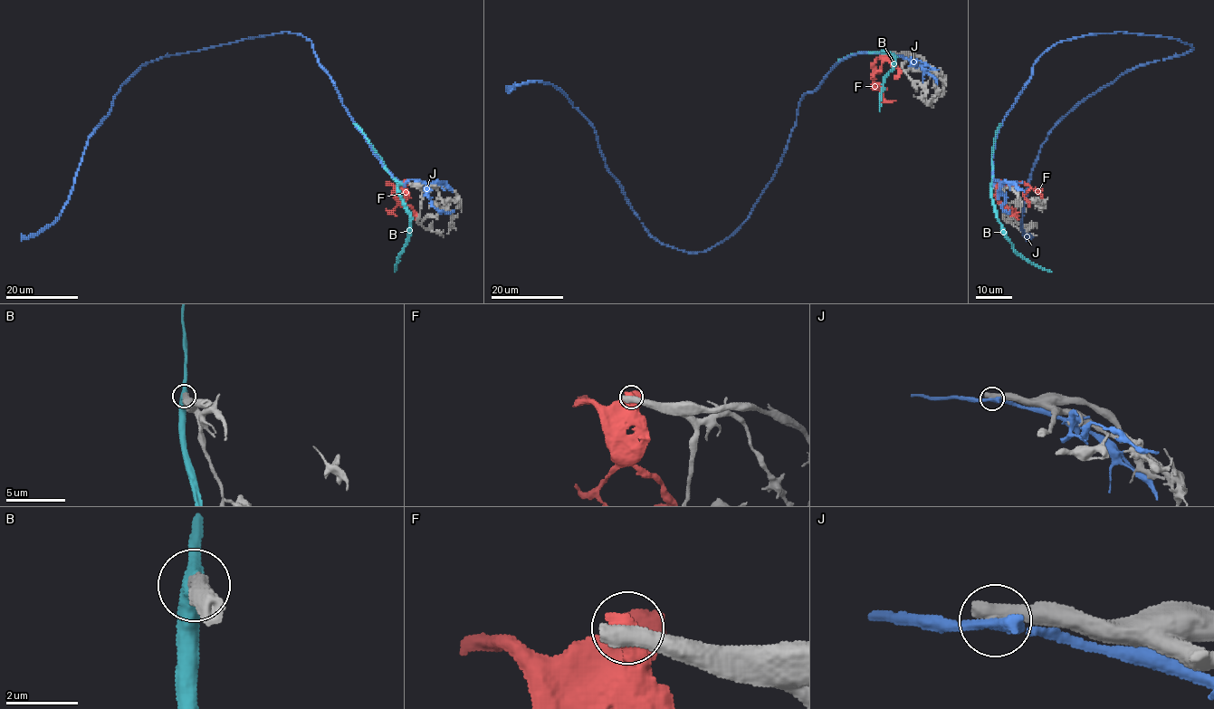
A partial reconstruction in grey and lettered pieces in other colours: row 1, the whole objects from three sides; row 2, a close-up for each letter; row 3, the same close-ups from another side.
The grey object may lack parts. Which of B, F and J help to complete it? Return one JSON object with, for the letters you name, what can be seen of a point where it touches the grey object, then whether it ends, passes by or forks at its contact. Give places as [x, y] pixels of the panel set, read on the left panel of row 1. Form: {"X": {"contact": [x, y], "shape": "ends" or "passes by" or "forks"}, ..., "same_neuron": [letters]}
{"B": {"contact": [400, 183], "shape": "passes by"}, "same_neuron": ["B"]}

